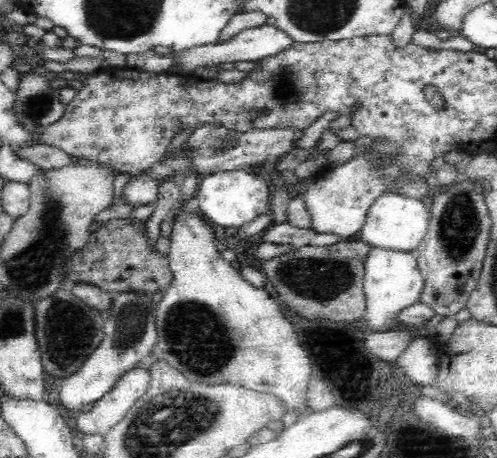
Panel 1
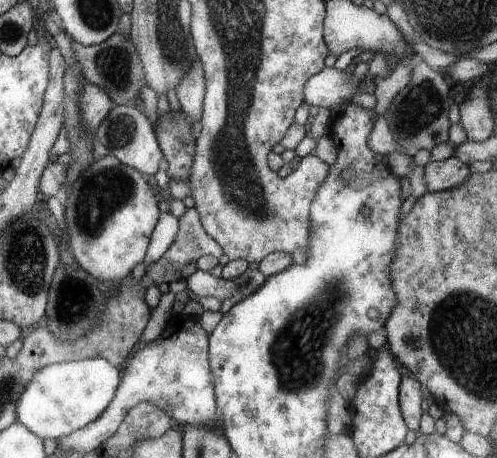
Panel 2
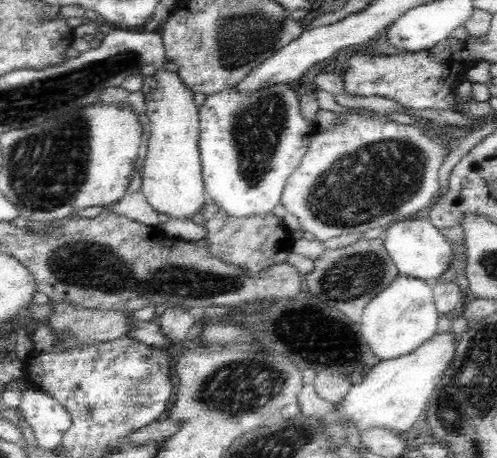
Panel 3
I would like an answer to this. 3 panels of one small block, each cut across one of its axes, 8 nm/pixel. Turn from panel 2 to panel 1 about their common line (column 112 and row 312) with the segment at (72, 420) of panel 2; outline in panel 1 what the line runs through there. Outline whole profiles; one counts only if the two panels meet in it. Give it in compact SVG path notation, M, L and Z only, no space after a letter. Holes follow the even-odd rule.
M374 248L366 260L366 286L364 286L364 298L366 298L366 310L362 314L362 322L368 328L368 334L382 334L392 330L394 326L400 328L400 316L406 308L420 302L424 292L424 276L418 270L414 254L402 254L402 252L388 252Z

